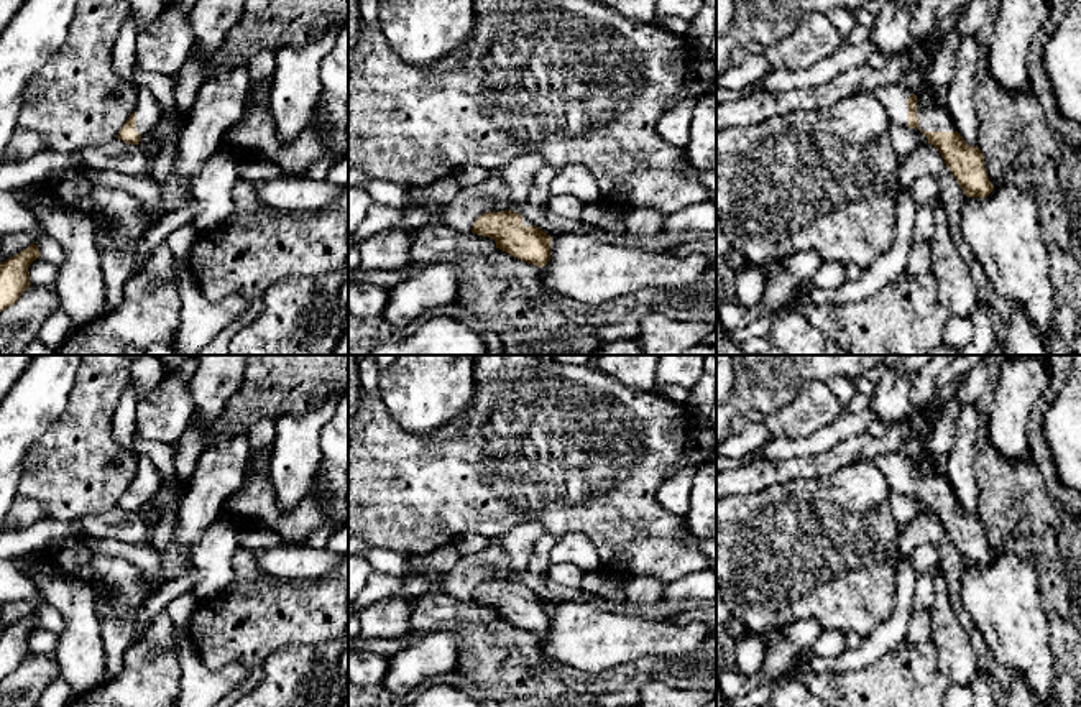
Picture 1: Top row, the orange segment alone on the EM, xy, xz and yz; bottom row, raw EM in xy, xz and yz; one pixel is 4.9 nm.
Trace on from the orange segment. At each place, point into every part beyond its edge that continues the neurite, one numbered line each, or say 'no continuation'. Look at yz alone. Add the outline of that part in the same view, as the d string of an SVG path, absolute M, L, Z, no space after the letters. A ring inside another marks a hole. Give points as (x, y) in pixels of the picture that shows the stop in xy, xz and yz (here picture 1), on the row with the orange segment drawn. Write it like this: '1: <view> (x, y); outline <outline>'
1: yz (933, 117); outline M895 84L877 85L871 94L882 104L886 113L889 115L892 125L908 125L907 122L907 99L917 95L917 117L918 125L923 132L956 132L953 120L948 115L945 102L933 102L923 107L920 102L928 95L933 87L928 84L915 92L904 89Z

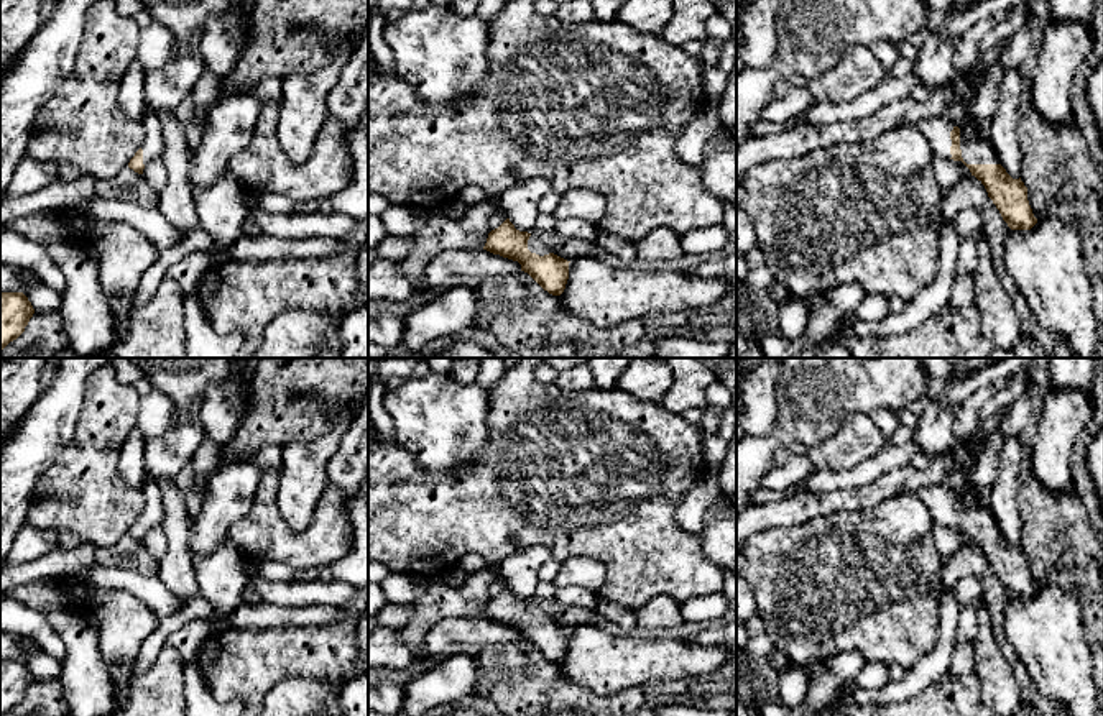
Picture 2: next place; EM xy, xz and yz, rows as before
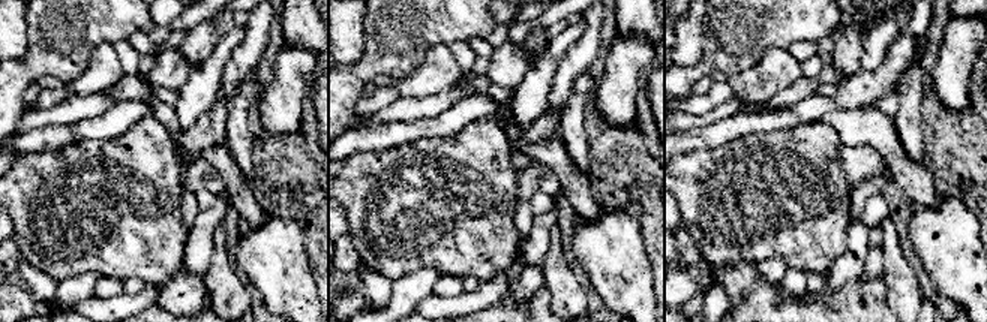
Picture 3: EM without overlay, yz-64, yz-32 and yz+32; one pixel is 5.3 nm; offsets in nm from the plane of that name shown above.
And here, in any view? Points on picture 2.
1: yz (977, 150); outline M939 117L921 118L914 126L925 136L929 146L932 148L935 158L952 158L950 154L950 131L960 128L960 149L962 158L967 164L999 164L996 153L991 148L988 135L976 135L967 140L963 135L971 128L976 120L971 117L958 125L947 122Z

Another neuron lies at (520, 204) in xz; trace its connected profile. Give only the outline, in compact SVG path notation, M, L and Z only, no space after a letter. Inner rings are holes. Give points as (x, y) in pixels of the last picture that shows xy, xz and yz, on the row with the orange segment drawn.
M534 177L505 190L496 199L516 230L533 233L539 215L538 204L549 190L552 184L547 179Z

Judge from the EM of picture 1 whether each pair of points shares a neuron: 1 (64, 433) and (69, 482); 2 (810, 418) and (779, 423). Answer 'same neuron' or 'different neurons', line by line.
1: same neuron
2: same neuron

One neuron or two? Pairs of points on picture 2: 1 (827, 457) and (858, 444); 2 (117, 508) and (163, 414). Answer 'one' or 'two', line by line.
1: one
2: two

